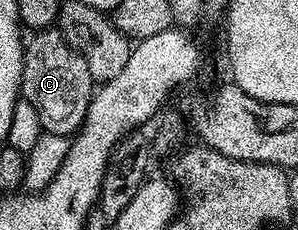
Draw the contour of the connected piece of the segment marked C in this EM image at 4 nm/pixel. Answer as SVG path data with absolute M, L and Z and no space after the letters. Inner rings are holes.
M57 28L36 30L23 47L21 72L22 101L33 104L44 131L48 134L71 136L87 121L87 109L93 93L93 79L89 64L65 40Z

